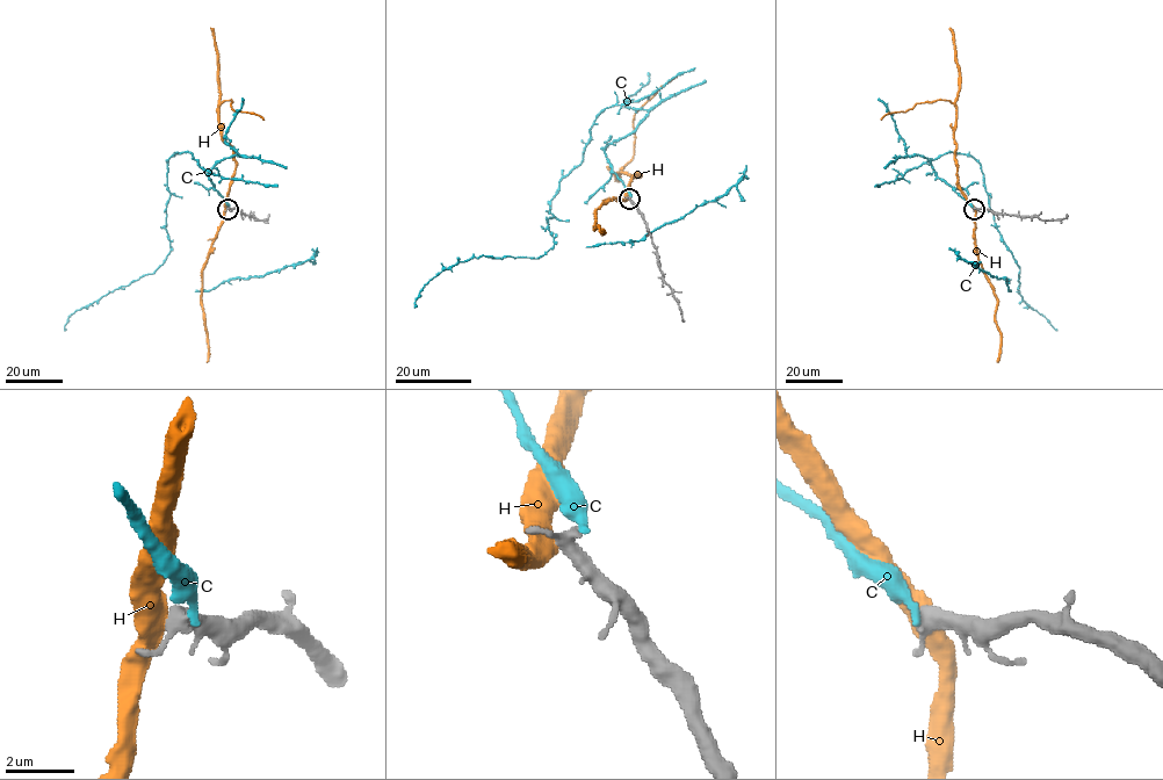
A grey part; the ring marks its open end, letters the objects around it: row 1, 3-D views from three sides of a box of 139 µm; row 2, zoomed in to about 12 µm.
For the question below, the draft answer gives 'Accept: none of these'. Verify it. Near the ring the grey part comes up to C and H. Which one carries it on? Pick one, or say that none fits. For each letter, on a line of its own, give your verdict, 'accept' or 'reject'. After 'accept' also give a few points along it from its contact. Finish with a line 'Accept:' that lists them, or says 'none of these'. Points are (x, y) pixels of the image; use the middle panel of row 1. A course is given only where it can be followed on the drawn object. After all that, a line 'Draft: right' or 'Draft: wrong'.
C: reject
H: reject
Accept: none of these
Draft: right

